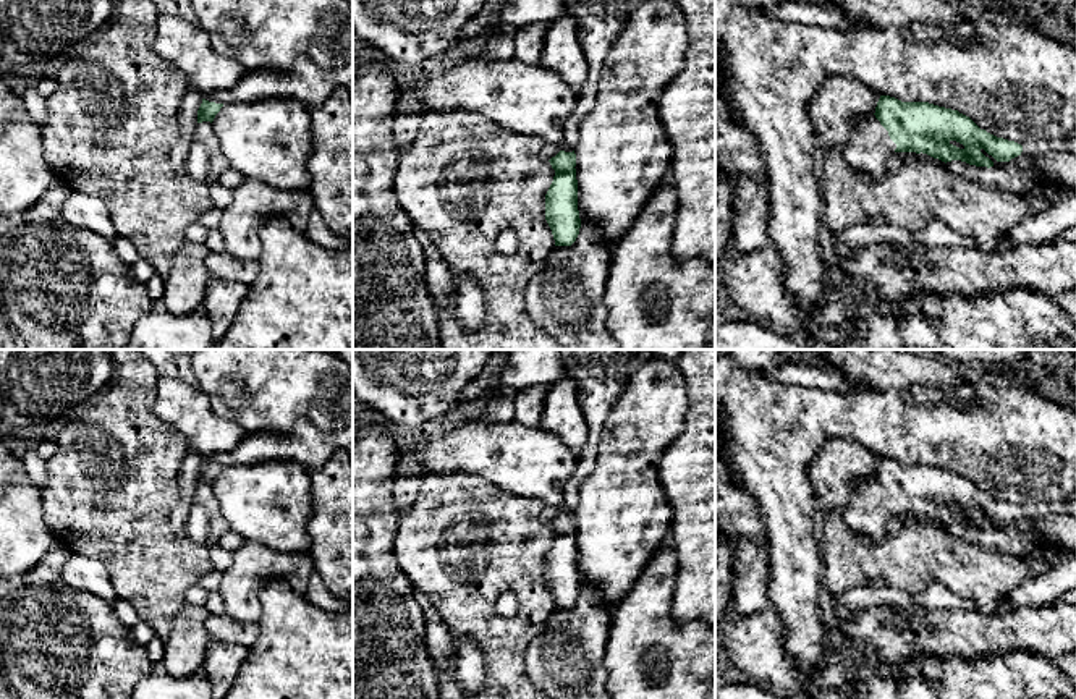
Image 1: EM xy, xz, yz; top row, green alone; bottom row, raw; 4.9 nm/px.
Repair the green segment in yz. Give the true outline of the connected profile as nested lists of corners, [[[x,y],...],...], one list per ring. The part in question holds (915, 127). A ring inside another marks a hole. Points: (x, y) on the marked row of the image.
[[[880,95],[875,113],[853,120],[849,138],[824,150],[830,149],[838,149],[854,172],[866,172],[872,180],[882,180],[887,175],[885,163],[893,152],[922,152],[945,163],[961,160],[969,165],[990,168],[993,167],[993,162],[989,159],[990,155],[997,162],[1010,162],[1021,154],[1039,157],[1048,152],[1066,152],[1076,155],[1076,133],[1061,141],[1040,141],[1021,146],[981,129],[969,116],[958,110],[929,102],[901,102],[890,95]]]

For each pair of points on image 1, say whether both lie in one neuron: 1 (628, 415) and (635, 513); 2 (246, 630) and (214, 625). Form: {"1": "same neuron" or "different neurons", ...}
{"1": "same neuron", "2": "same neuron"}

